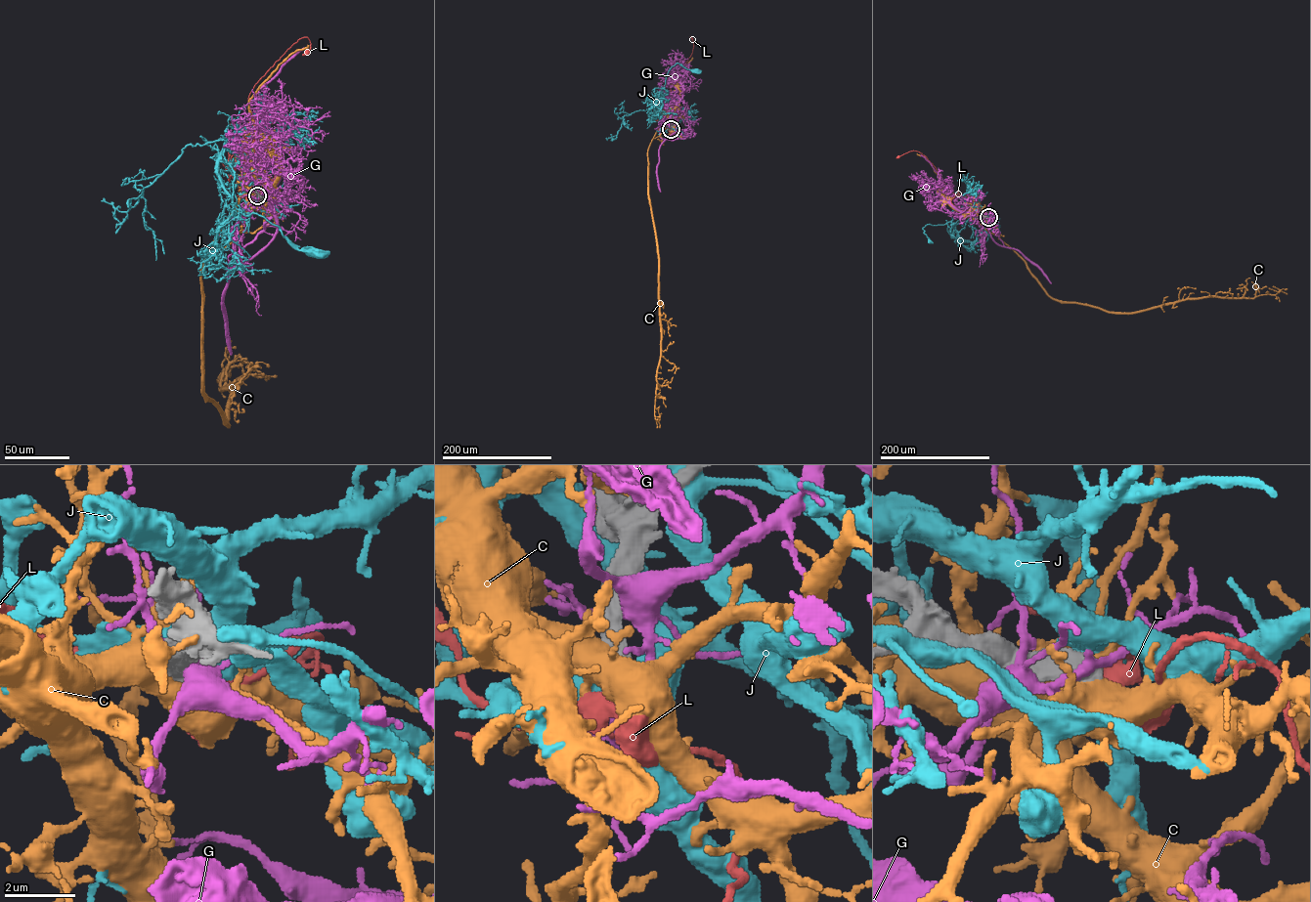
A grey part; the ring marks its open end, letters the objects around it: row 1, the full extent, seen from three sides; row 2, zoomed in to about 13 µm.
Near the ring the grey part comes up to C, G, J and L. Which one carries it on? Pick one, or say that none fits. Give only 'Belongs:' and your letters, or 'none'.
Belongs: none

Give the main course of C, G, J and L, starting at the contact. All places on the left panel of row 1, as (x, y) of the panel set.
C: (257, 195), (241, 196), (201, 272), (203, 391), (227, 424), (232, 387), (217, 381), (230, 374), (227, 366)
G: (257, 195), (275, 201), (271, 203), (272, 216), (228, 268), (228, 283), (222, 297), (231, 355)
J: (257, 195), (223, 160), (218, 162), (220, 182), (241, 213), (263, 216), (295, 246), (318, 254)
L: (257, 195), (240, 190), (235, 168), (238, 144), (258, 140), (249, 94), (306, 36), (311, 43), (307, 53)

